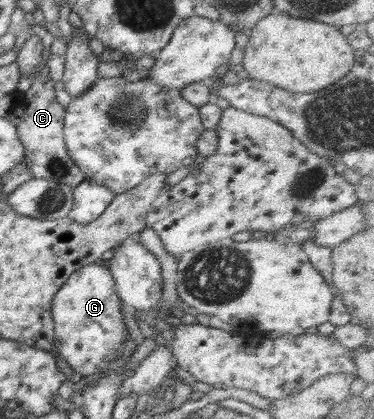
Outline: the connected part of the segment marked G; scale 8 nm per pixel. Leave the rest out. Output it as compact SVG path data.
M100 262L92 263L72 273L52 300L56 352L83 377L105 371L105 367L119 355L119 349L127 341L128 332L122 313L124 303L115 287L109 269Z

